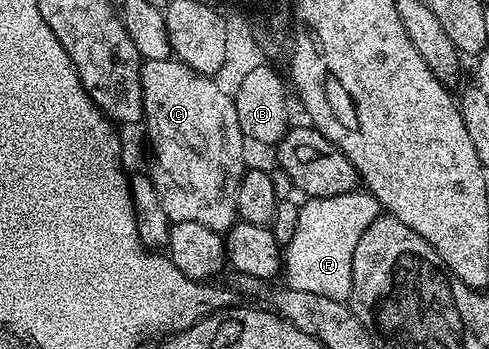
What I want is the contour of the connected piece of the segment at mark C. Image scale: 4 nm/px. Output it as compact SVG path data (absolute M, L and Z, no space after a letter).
M177 58L147 60L141 65L141 103L145 106L143 124L149 127L147 140L157 140L157 151L151 154L151 177L163 210L172 223L199 222L211 231L224 234L239 220L237 191L241 177L247 171L247 139L239 128L234 97L225 93L215 81Z

